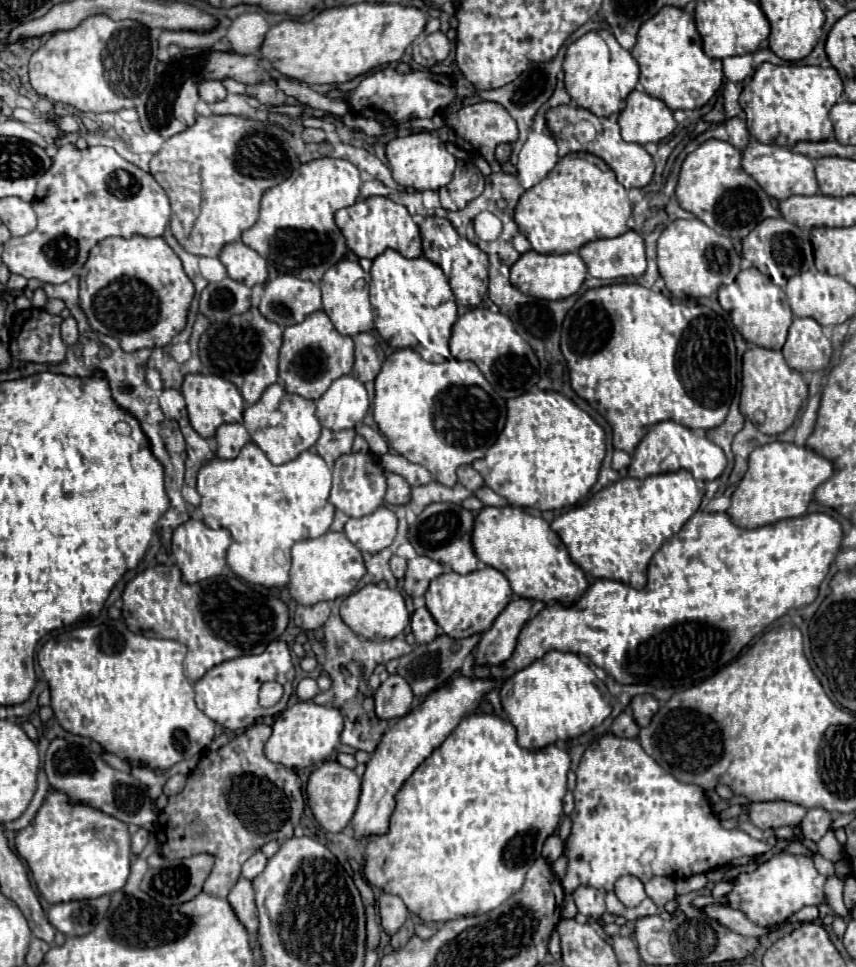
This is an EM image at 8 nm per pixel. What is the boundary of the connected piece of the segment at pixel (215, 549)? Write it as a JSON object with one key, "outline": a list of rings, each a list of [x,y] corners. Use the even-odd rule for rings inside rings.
{"outline":[[[189,519],[187,523],[179,525],[173,533],[171,551],[175,555],[177,567],[183,573],[185,583],[197,583],[209,577],[219,575],[225,569],[225,555],[231,545],[231,533],[227,529],[211,529],[201,519]]]}

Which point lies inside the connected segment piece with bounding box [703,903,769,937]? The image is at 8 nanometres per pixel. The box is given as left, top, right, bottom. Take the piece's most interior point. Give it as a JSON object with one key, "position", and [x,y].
{"position":[735,920]}

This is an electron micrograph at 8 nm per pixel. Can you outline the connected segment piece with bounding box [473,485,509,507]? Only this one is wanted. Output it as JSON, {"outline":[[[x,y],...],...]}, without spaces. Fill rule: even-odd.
{"outline":[[[487,485],[485,487],[481,487],[481,489],[477,489],[475,493],[473,493],[483,505],[493,505],[493,507],[505,507],[505,505],[509,505],[503,497],[499,497],[495,491],[491,491]]]}

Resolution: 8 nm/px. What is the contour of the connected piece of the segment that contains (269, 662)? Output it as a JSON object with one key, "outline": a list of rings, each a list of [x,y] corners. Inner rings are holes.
{"outline":[[[275,641],[275,643],[269,643],[263,655],[245,655],[239,659],[225,661],[213,667],[211,671],[207,671],[205,677],[195,683],[195,693],[197,693],[195,701],[197,701],[197,707],[215,723],[227,729],[247,729],[255,723],[257,717],[277,715],[287,707],[287,701],[293,693],[293,677],[295,677],[295,669],[293,669],[289,647],[283,641]],[[265,681],[277,681],[285,687],[285,695],[281,697],[281,701],[269,709],[259,707],[259,687]]]}

